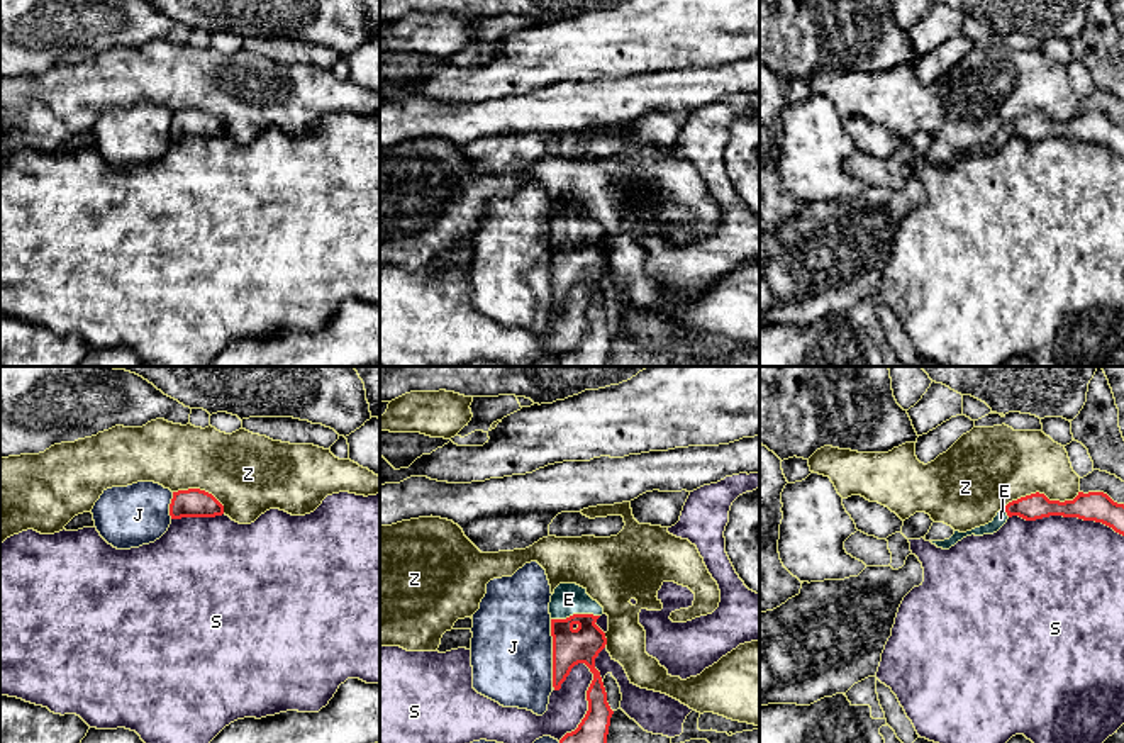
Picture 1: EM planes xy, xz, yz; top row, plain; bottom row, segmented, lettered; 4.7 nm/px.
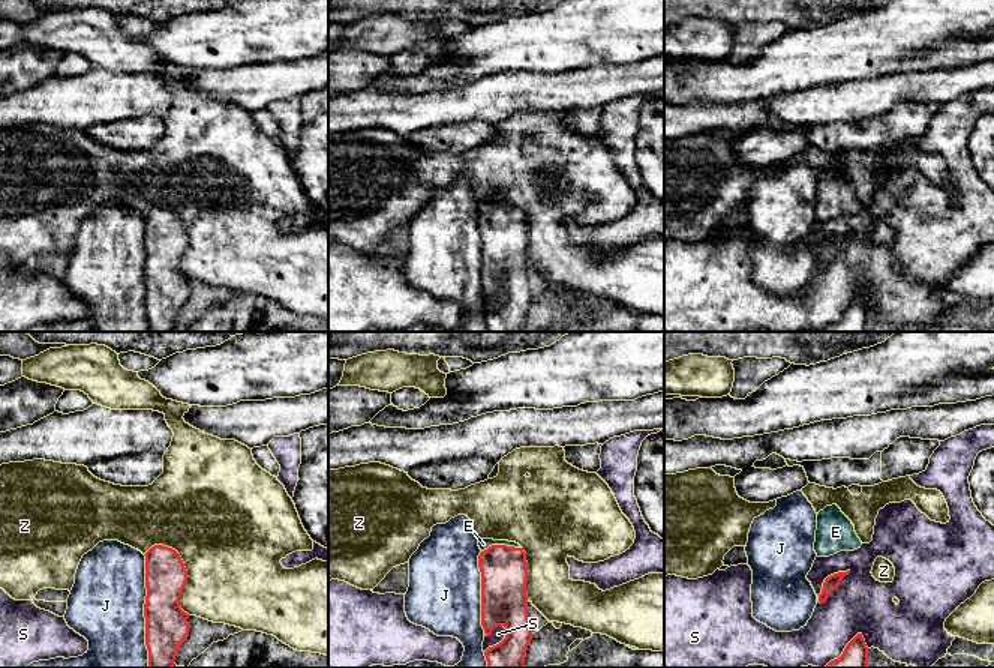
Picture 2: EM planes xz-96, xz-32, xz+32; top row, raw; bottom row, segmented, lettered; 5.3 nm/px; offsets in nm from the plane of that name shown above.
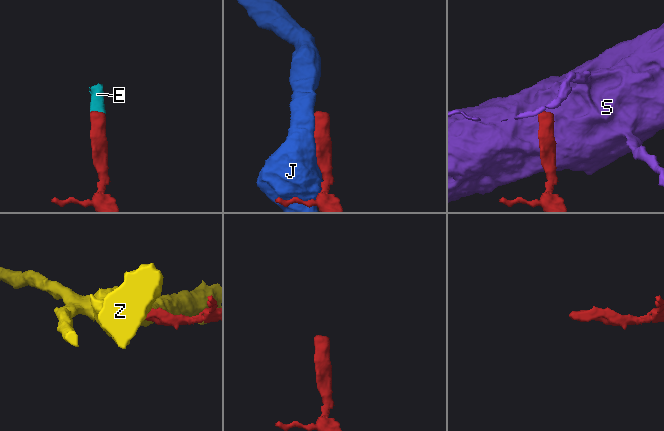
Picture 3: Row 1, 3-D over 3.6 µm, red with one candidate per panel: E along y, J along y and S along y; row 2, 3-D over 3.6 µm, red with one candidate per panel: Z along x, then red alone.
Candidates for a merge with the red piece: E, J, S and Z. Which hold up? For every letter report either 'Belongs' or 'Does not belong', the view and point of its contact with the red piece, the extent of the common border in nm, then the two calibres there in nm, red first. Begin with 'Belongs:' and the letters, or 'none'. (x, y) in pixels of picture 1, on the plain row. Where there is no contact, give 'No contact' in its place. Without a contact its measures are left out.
Belongs: E
E: Belongs. Touches red at xz (575, 234). Shared border 240 nm. Thickness 180 nm (red) against 150 nm
J: Does not belong. Touches red at xz (553, 273). Shared border 320 nm. Thickness 180 nm (red) against 380 nm
S: Does not belong. Touches red at xz (589, 324). Shared border 400 nm. Thickness 190 nm (red) against 180 nm
Z: Does not belong. Touches red at yz (1041, 114). Shared border 380 nm. Thickness 140 nm (red) against 360 nm

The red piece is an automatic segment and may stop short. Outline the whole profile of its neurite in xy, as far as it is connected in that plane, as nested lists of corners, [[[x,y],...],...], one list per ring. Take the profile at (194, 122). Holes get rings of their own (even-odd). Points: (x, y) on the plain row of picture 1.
[[[188,109],[173,112],[170,124],[171,139],[215,137],[224,134],[224,126],[209,112]]]

